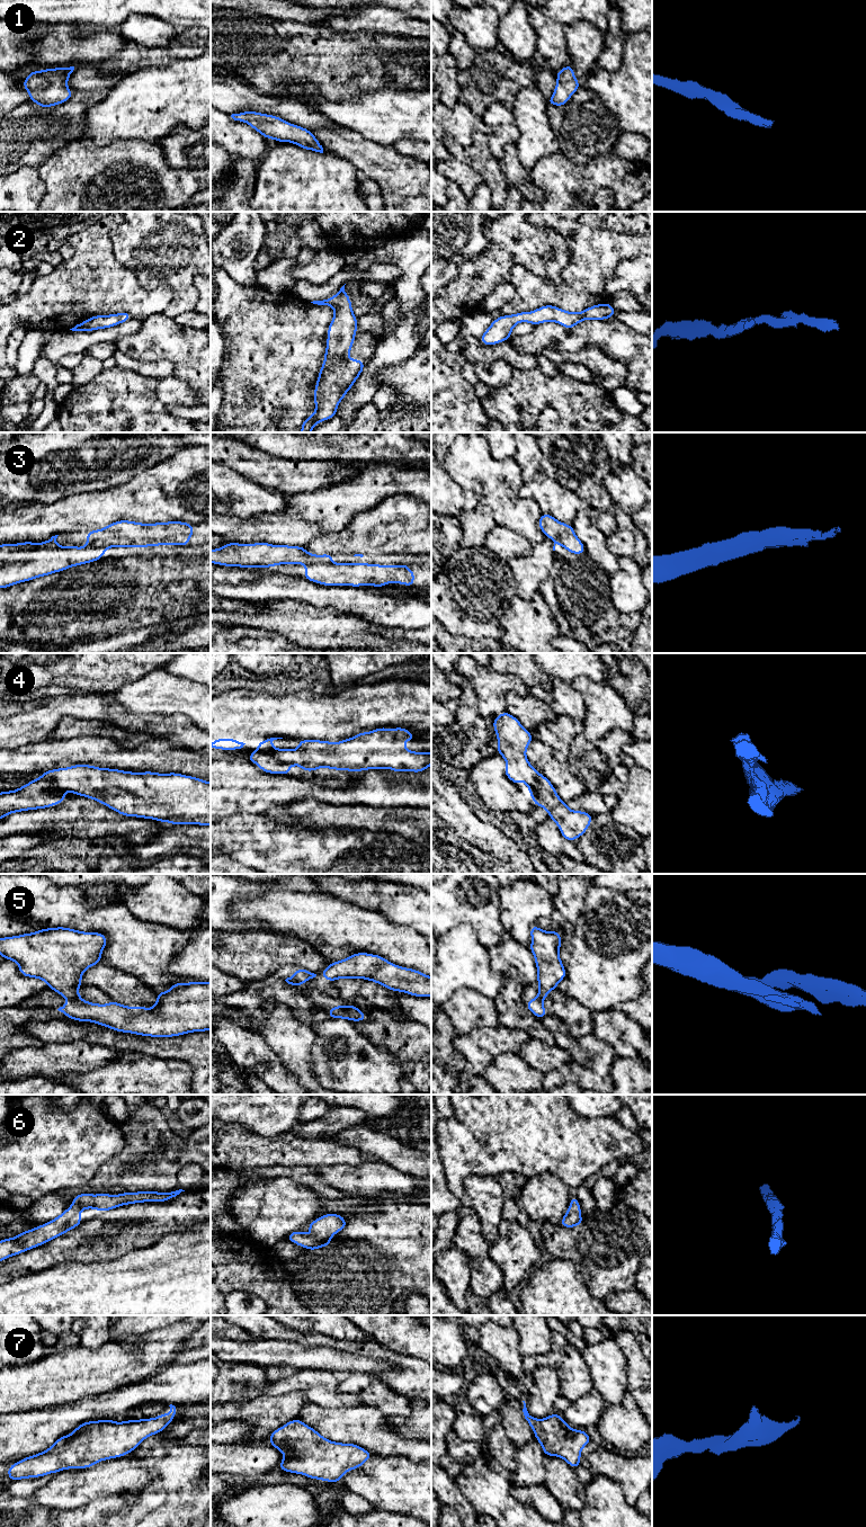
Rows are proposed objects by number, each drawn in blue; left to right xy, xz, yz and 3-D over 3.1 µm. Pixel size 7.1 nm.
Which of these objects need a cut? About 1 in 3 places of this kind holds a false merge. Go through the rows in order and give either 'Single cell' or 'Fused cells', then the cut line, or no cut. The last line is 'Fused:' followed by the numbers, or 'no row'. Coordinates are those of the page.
1: Single cell. No split
2: Single cell. No split
3: Single cell. No split
4: Fused cells. Split along xz (259, 746), (291, 765)
5: Fused cells. Split along xy (79, 997), (68, 1000)
6: Single cell. No split
7: Single cell. No split
Fused: 4, 5

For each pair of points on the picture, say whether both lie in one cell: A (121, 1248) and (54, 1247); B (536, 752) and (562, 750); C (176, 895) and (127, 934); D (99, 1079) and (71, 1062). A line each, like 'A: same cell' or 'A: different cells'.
A: same cell
B: different cells
C: different cells
D: different cells

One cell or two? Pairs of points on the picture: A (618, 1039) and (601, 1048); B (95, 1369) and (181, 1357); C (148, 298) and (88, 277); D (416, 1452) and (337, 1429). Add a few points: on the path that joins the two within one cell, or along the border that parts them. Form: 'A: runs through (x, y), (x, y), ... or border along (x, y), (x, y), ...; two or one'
A: border along (592, 1033), (598, 1038), (605, 1041), (617, 1055); two
B: border along (184, 1350), (153, 1373); two
C: runs through (127, 300), (112, 306), (96, 306), (87, 297); one
D: runs through (396, 1445), (382, 1440), (369, 1429), (356, 1429); one

